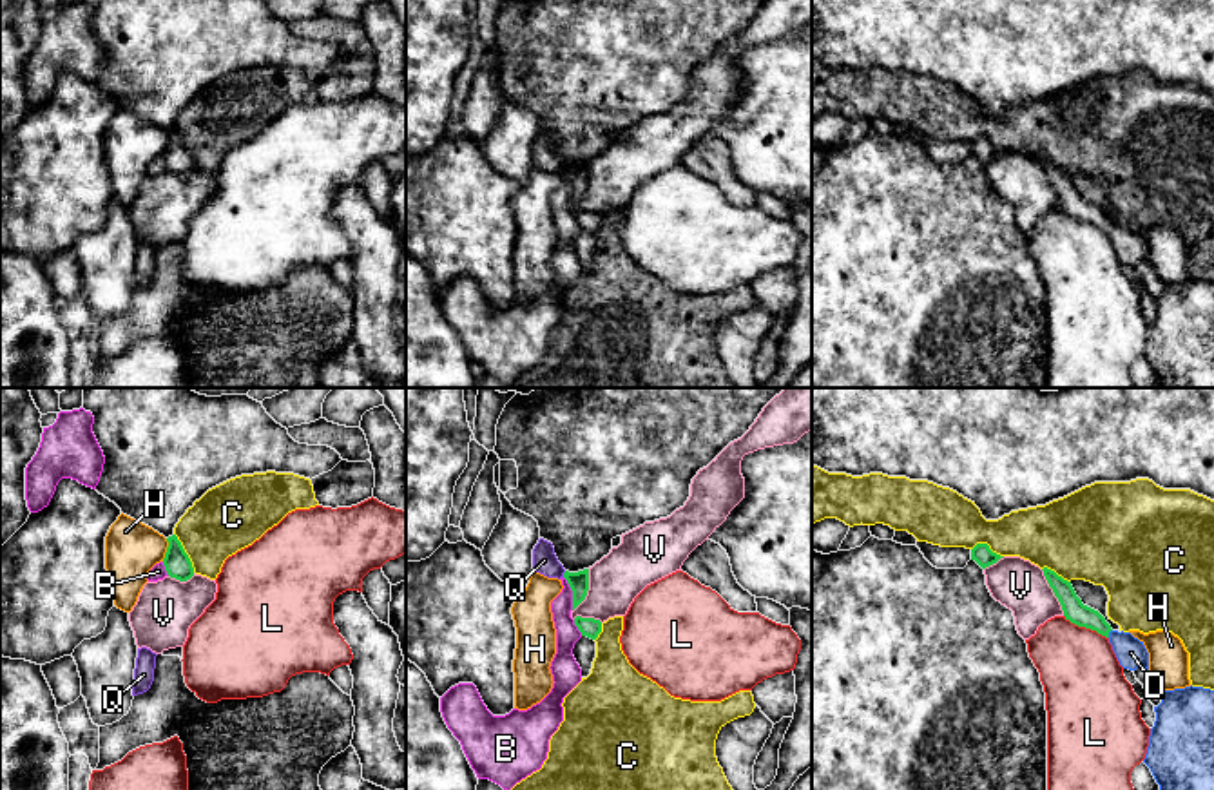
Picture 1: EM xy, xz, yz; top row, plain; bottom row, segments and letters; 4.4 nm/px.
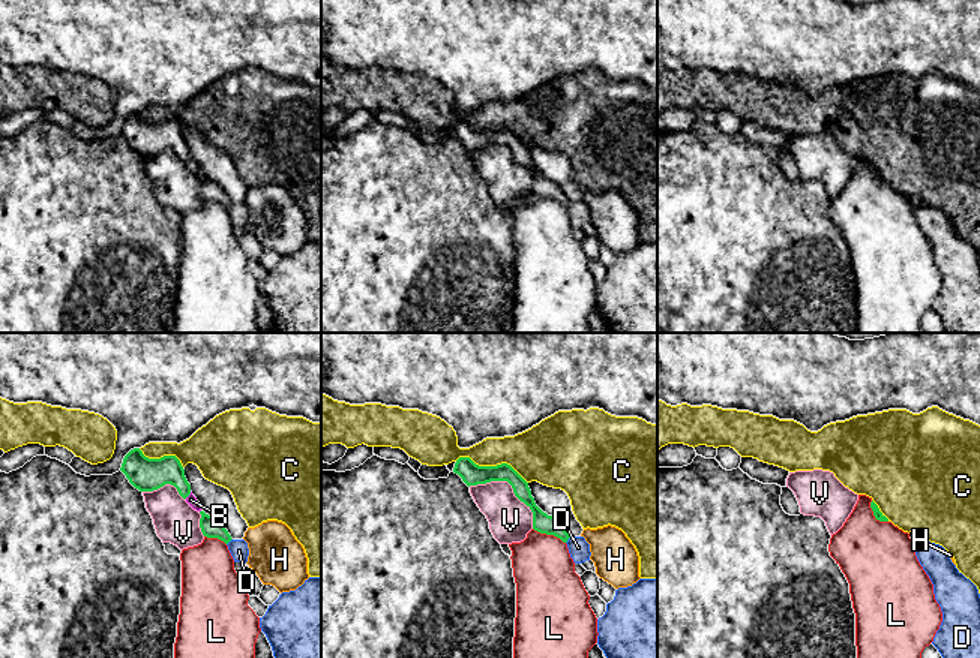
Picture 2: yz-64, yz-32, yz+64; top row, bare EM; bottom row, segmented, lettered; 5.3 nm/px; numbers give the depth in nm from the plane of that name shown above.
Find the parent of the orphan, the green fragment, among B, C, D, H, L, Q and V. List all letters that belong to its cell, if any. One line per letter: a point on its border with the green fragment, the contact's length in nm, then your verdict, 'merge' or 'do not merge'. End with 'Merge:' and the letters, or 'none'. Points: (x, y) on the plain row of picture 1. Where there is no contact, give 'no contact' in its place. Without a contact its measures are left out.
B: xz (573, 187) | 160 nm | do not merge
C: xy (185, 147) | 200 nm | do not merge
D: yz (1109, 225) | 40 nm | merge
H: xy (167, 144) | 110 nm | do not merge
L: yz (1086, 221) | 220 nm | do not merge
Q: xz (564, 169) | 40 nm | do not merge
V: yz (1053, 185) | 240 nm | do not merge
Merge: D

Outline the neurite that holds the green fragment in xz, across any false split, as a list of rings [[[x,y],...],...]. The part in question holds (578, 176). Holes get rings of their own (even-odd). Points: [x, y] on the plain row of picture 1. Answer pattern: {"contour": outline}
{"contour": [[[589,163],[578,167],[564,167],[571,185],[573,185],[573,205],[585,194],[589,185]]]}

